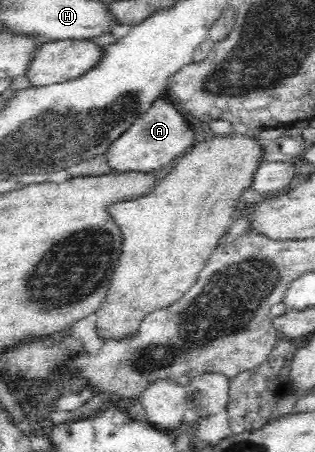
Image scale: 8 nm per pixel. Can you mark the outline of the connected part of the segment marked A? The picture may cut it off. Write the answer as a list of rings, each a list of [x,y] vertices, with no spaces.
[[[166,89],[159,93],[145,113],[139,113],[133,123],[109,145],[106,157],[113,171],[149,172],[162,169],[182,156],[195,143],[193,119],[180,109],[180,102]]]

